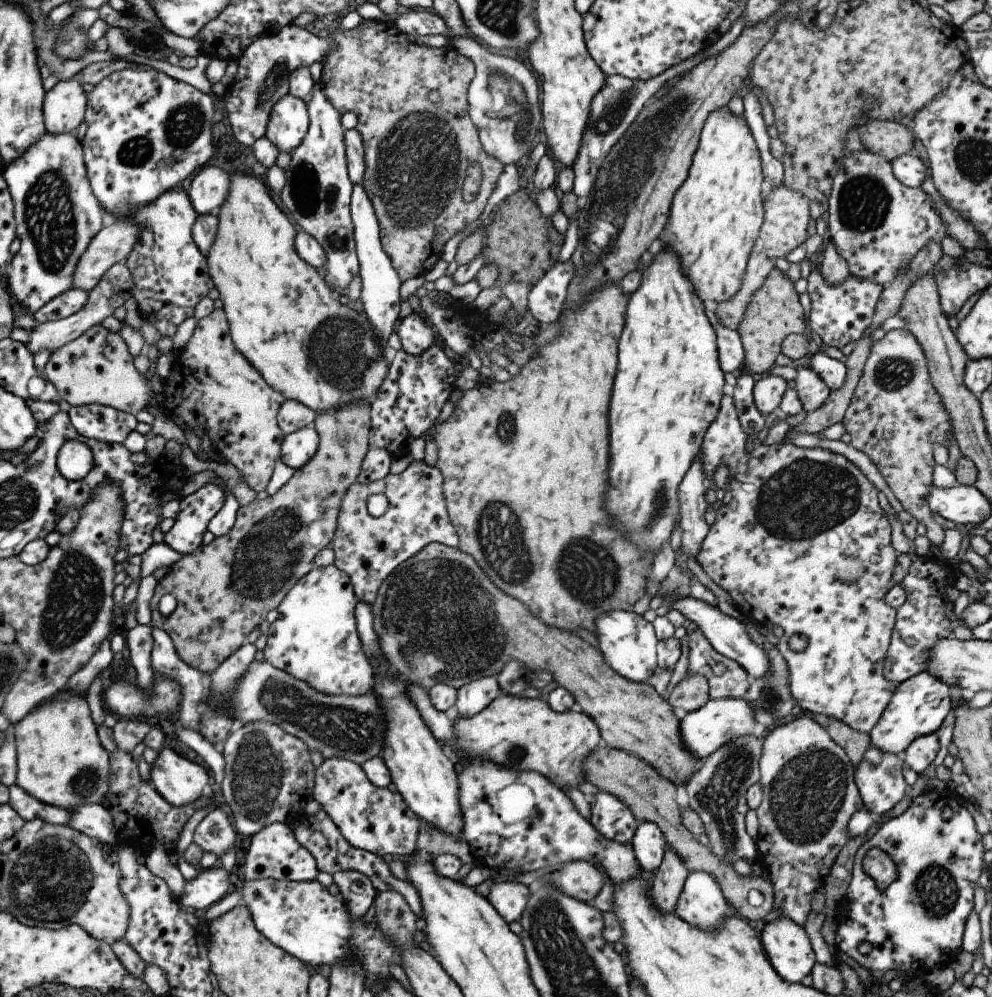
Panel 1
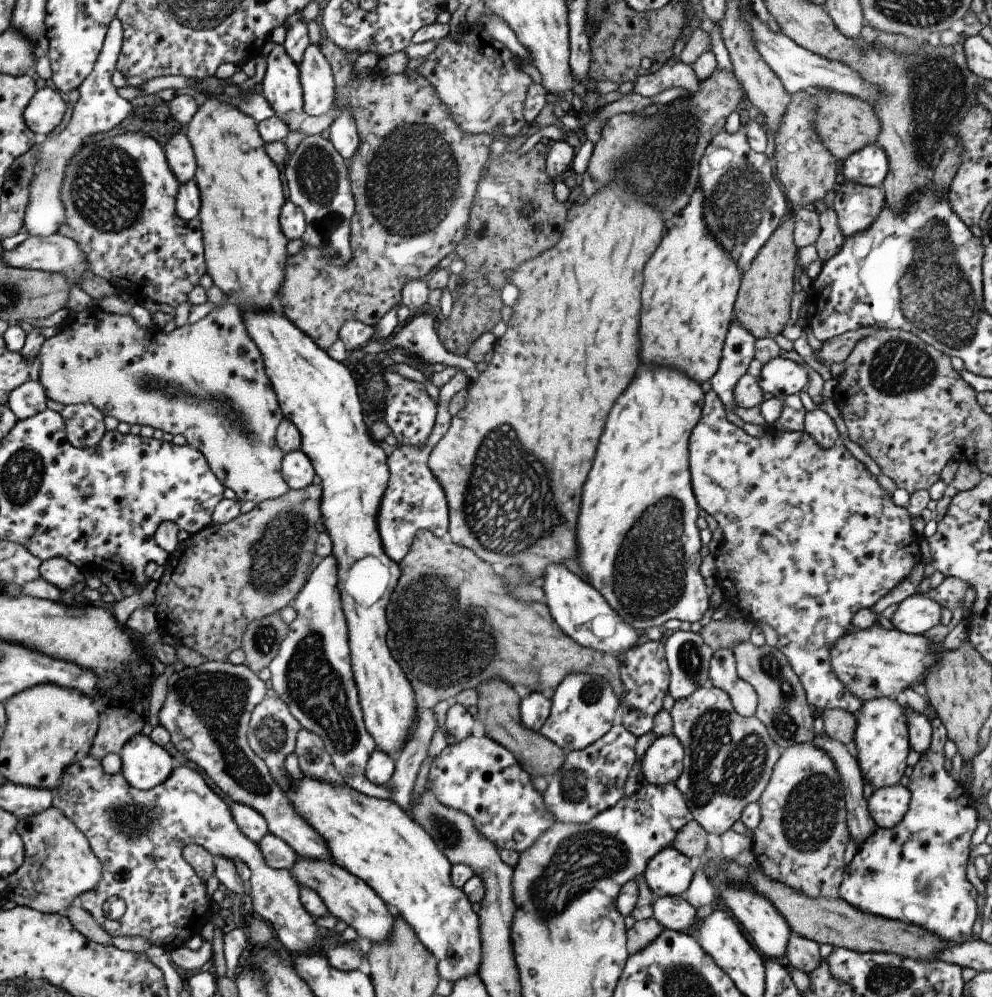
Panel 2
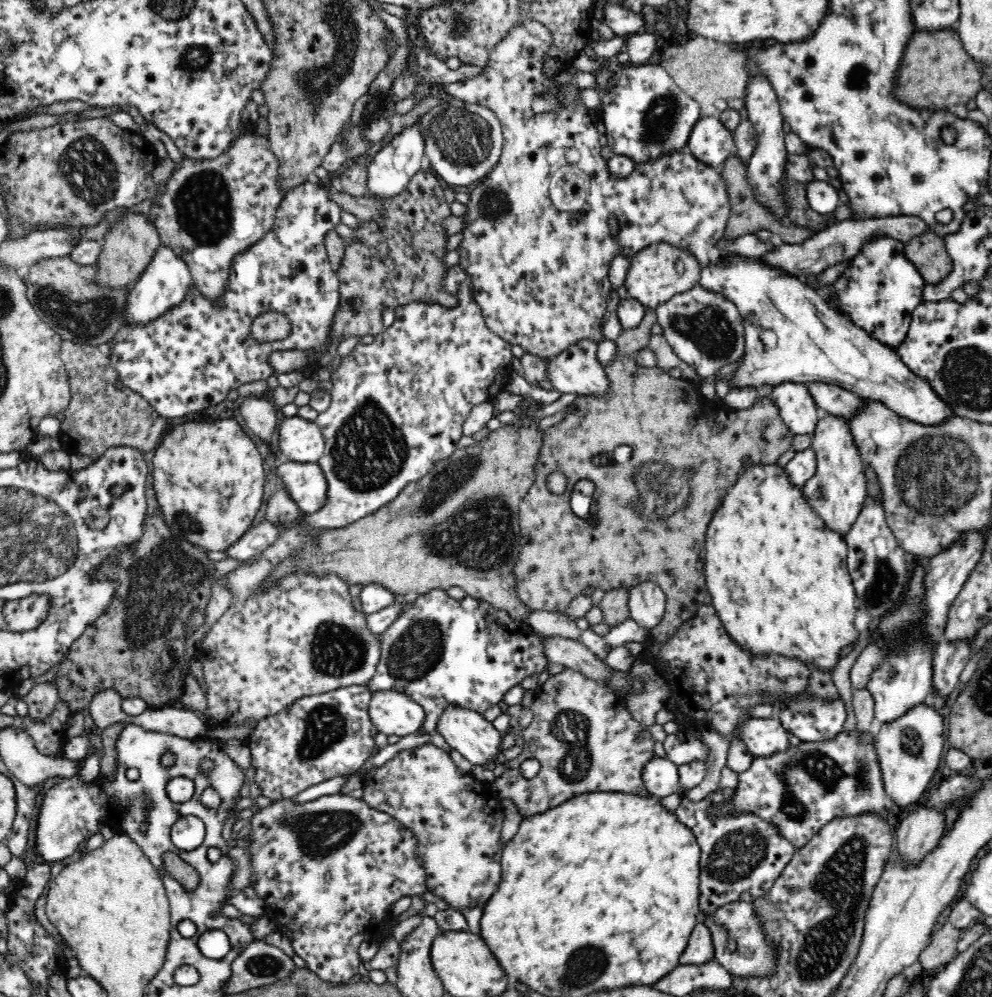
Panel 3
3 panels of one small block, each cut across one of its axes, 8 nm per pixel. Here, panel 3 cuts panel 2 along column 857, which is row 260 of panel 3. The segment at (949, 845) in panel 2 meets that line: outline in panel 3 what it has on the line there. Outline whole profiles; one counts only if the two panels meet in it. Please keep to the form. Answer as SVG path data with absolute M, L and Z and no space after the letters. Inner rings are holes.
M884 235L871 239L850 260L848 269L832 284L850 320L870 337L896 349L907 337L913 310L922 301L926 282L904 254L904 243Z

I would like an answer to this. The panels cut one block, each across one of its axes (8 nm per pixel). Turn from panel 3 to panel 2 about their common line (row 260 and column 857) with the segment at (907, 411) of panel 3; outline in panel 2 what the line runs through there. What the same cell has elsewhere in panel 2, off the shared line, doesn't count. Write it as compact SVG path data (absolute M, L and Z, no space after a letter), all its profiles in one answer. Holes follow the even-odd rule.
M876 698L862 703L853 741L853 755L857 759L863 780L873 789L899 784L909 771L907 758L911 750L908 735L906 705L889 698Z

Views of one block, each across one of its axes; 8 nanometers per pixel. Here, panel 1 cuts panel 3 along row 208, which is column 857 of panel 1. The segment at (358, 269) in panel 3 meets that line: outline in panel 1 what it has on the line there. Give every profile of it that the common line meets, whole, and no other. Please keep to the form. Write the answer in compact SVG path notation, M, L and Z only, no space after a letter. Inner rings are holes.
M890 330L886 332L884 338L873 343L842 425L846 427L846 433L852 437L849 444L856 450L864 452L876 465L888 489L902 504L902 510L916 518L918 524L925 525L930 546L941 548L945 530L934 521L926 496L930 492L930 486L933 485L934 446L942 444L948 449L948 446L952 444L950 438L953 436L953 430L951 416L945 410L930 380L926 356L910 330Z

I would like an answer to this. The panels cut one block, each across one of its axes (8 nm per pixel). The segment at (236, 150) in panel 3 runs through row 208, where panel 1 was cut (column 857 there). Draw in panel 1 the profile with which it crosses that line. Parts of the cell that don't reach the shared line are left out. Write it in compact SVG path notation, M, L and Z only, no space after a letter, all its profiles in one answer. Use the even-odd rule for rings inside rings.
M865 149L856 152L846 151L825 208L828 210L828 236L840 256L846 260L851 275L858 279L872 280L880 287L892 283L926 244L930 244L932 240L940 244L948 236L948 228L944 226L944 220L940 218L934 200L920 188L902 184L894 176L890 161Z

